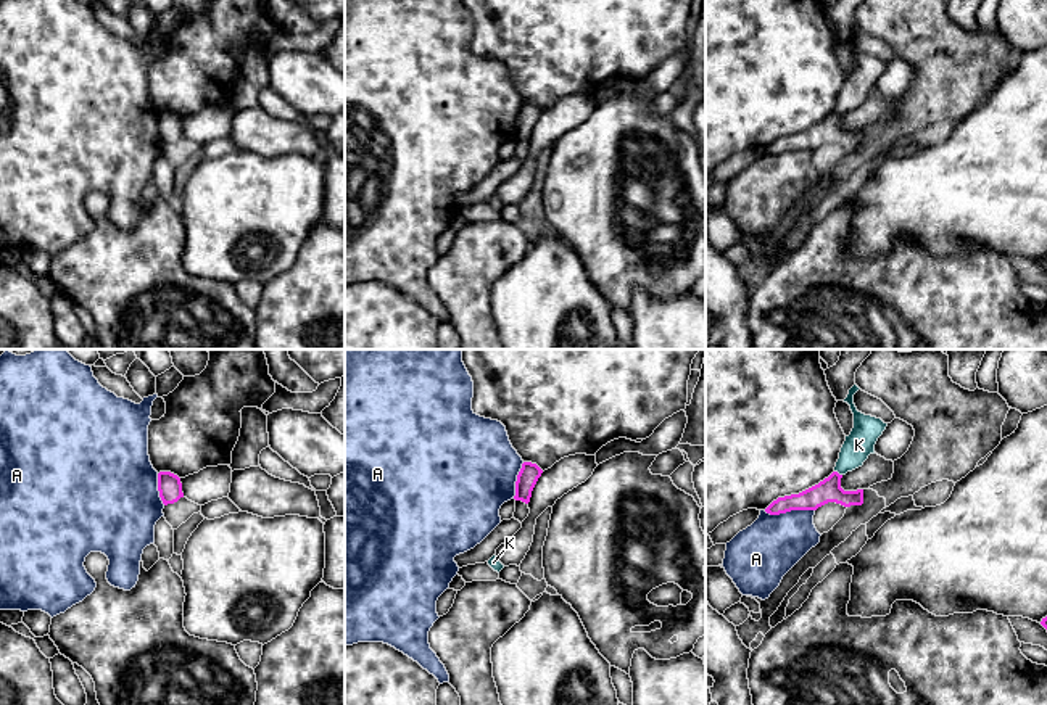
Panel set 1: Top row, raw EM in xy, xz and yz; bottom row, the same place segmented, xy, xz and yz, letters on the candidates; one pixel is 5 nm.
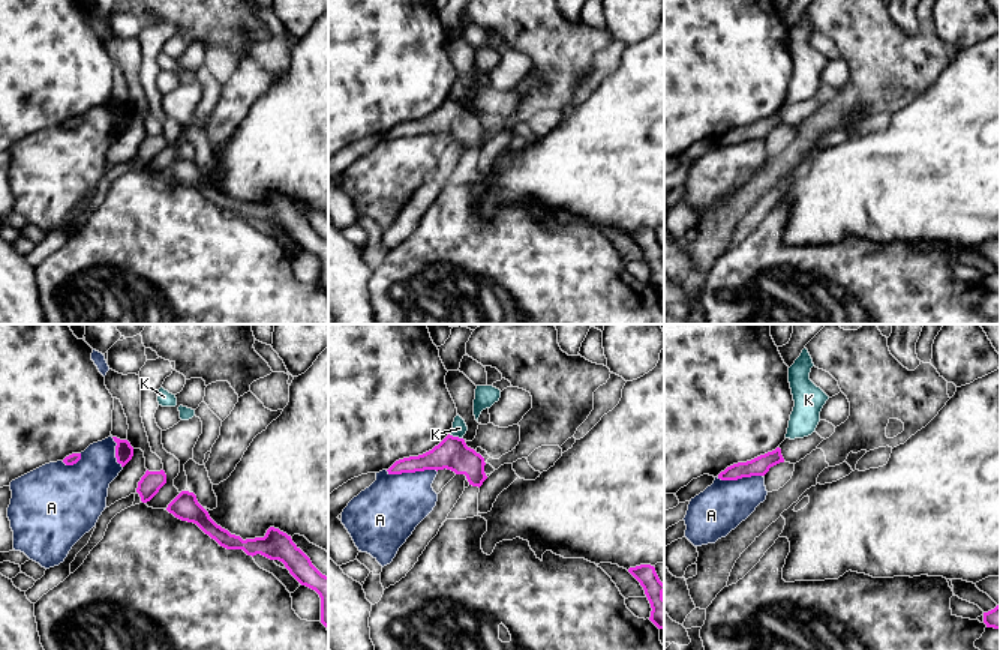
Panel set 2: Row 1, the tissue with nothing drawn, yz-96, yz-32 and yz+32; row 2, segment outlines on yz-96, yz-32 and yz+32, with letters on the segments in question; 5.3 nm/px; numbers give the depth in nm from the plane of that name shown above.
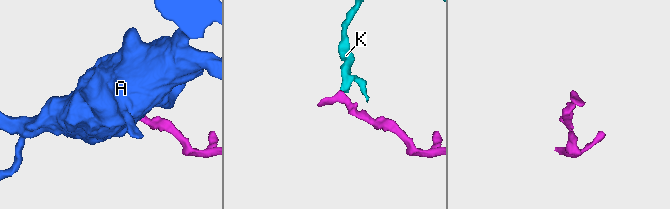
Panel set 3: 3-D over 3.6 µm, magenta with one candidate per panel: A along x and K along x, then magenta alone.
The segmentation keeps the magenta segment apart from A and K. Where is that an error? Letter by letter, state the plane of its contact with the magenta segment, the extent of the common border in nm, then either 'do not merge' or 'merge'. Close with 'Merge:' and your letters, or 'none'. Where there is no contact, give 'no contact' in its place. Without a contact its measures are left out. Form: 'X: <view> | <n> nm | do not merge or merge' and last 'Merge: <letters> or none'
A: yz | 260 nm | do not merge
K: yz | 50 nm | do not merge
Merge: none

